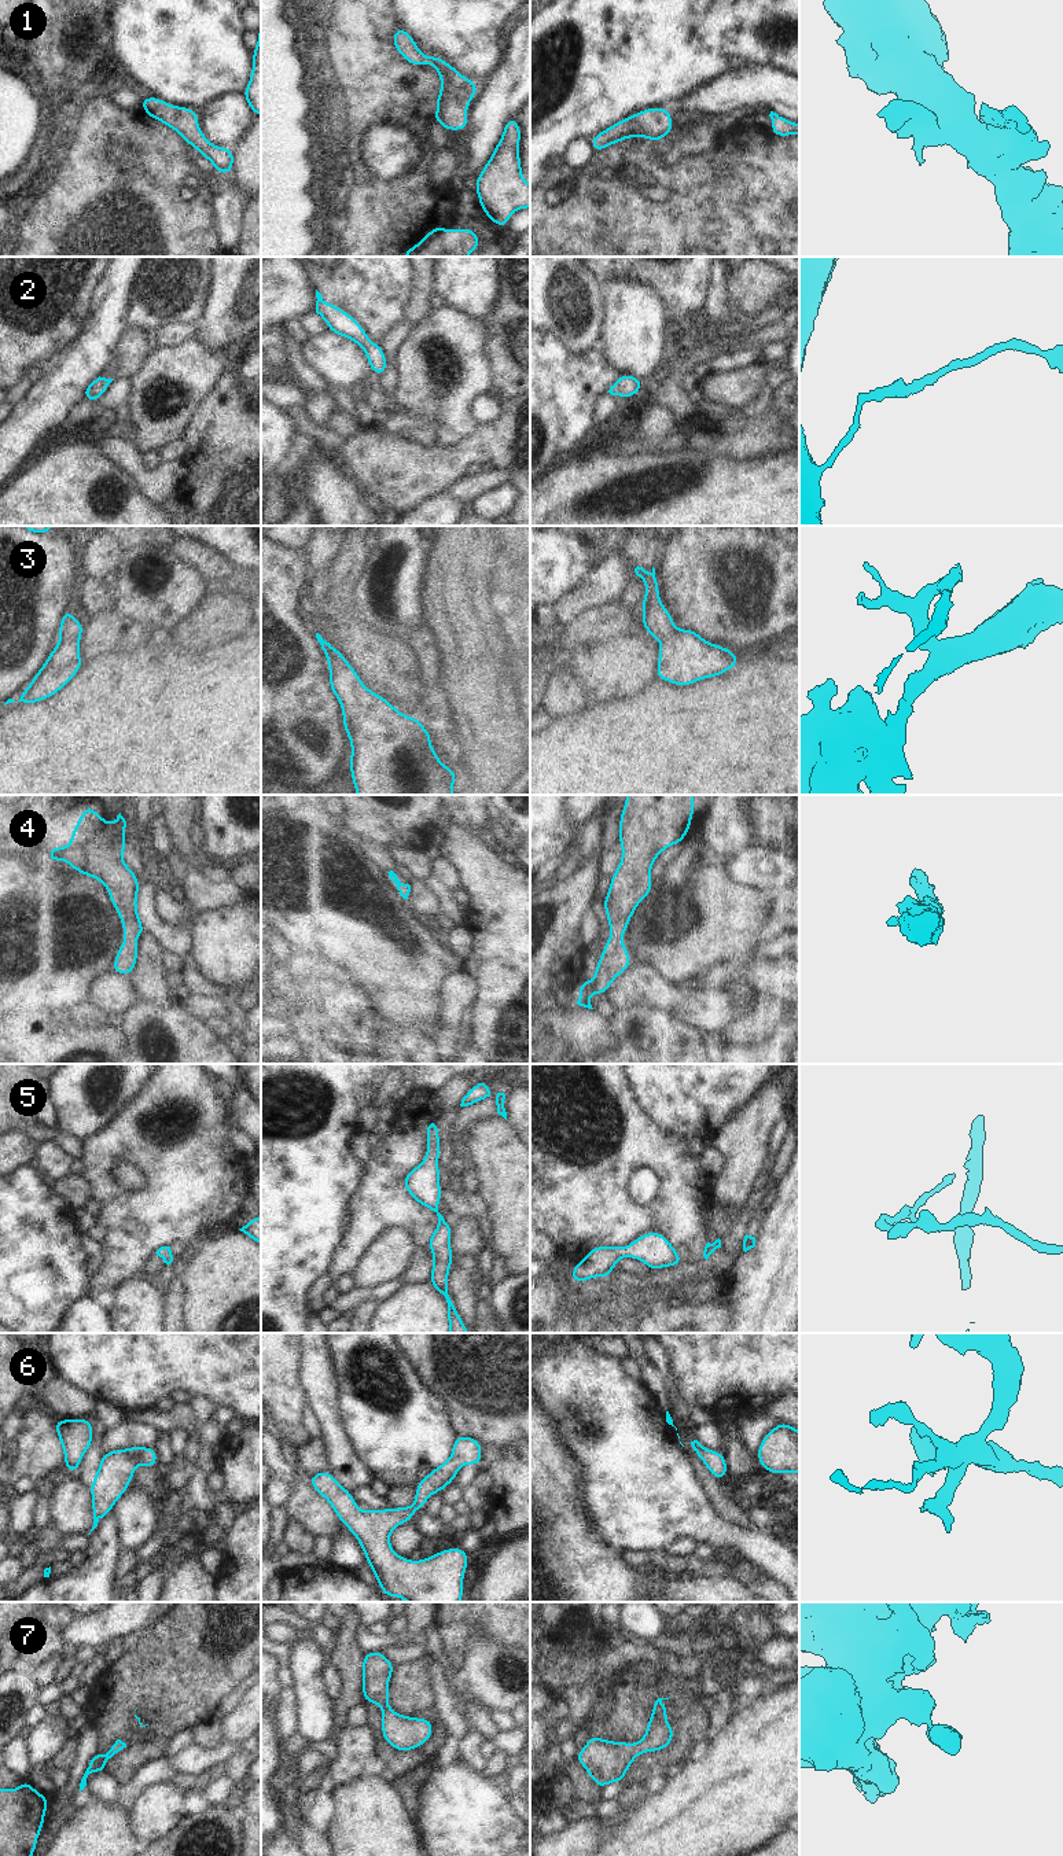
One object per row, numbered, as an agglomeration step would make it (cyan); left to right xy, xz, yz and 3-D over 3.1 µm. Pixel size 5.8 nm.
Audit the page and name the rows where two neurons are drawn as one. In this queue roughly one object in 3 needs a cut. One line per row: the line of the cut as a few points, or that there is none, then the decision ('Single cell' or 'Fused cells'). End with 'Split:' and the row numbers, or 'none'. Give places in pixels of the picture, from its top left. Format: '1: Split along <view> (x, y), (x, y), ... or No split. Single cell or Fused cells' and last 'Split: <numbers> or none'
1: No split. Single cell
2: No split. Single cell
3: No split. Single cell
4: No split. Single cell
5: No split. Single cell
6: No split. Single cell
7: No split. Single cell
Split: none.

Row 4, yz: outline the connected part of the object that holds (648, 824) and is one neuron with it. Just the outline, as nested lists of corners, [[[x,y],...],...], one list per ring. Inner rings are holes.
[[[626,795],[626,802],[619,818],[622,859],[611,876],[608,894],[603,901],[611,938],[606,942],[603,954],[597,961],[595,977],[588,983],[581,979],[577,1005],[593,1009],[589,995],[593,993],[606,995],[611,982],[632,964],[628,949],[619,939],[626,932],[636,907],[652,890],[654,884],[650,872],[656,857],[667,847],[684,840],[689,831],[692,817],[694,795]]]

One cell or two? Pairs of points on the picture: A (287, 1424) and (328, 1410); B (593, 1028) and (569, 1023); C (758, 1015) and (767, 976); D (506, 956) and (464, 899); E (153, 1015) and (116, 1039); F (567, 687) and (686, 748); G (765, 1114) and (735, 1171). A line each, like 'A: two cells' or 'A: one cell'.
A: two cells
B: one cell
C: two cells
D: two cells
E: two cells
F: two cells
G: one cell

